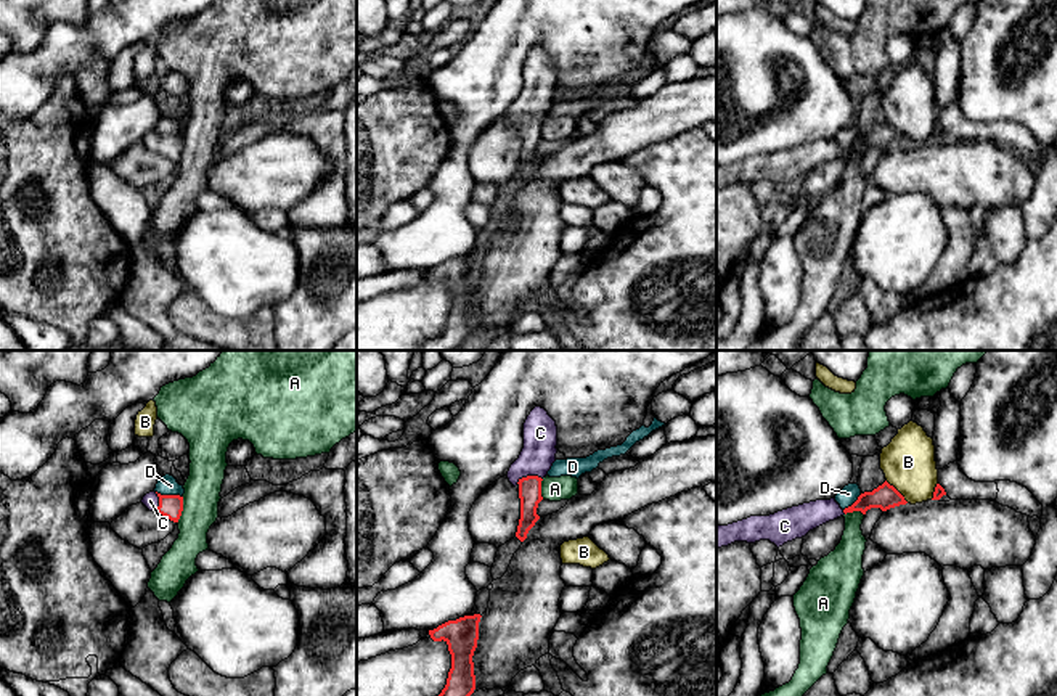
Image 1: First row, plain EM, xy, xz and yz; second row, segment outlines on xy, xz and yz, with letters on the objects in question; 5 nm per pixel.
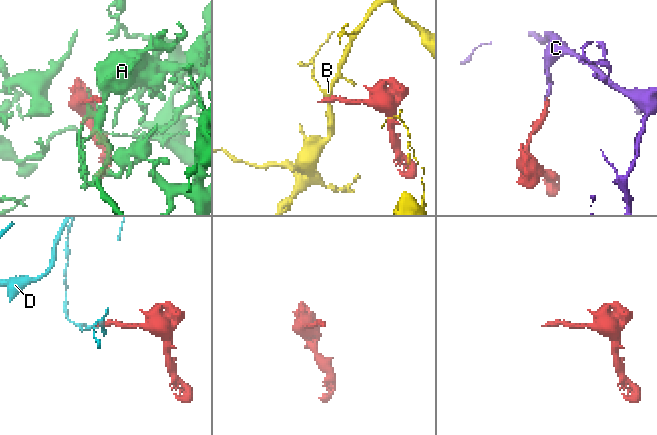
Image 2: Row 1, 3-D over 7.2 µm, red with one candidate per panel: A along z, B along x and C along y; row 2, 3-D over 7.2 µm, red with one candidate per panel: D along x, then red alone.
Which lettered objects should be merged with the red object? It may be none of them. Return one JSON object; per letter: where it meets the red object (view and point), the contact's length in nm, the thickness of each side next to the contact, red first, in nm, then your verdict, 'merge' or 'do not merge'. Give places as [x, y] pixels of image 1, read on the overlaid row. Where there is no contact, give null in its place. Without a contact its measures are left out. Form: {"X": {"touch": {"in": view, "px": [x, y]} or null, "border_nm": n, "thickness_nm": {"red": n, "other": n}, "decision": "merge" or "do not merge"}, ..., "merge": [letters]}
{"A": {"touch": {"in": "xy", "px": [182, 510]}, "border_nm": 140, "thickness_nm": {"red": 120, "other": 180}, "decision": "do not merge"}, "B": {"touch": {"in": "yz", "px": [897, 491]}, "border_nm": 160, "thickness_nm": {"red": 120, "other": 280}, "decision": "do not merge"}, "C": {"touch": {"in": "xz", "px": [529, 476]}, "border_nm": 140, "thickness_nm": {"red": 110, "other": 180}, "decision": "merge"}, "D": {"touch": {"in": "xy", "px": [169, 495]}, "border_nm": 140, "thickness_nm": {"red": 120, "other": 100}, "decision": "do not merge"}, "merge": ["C"]}

